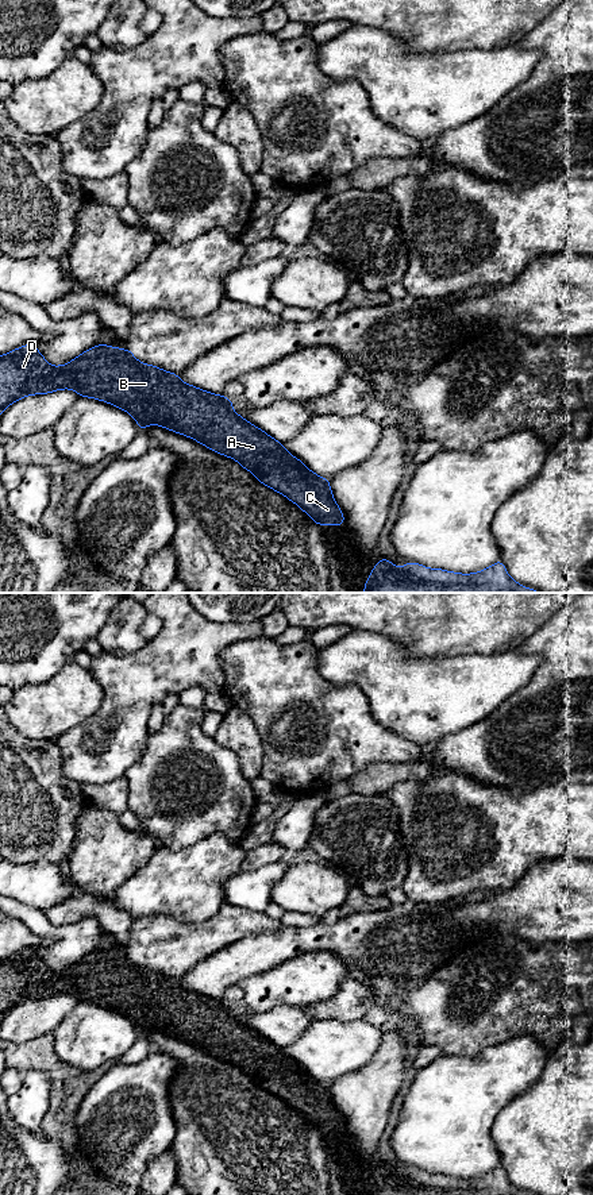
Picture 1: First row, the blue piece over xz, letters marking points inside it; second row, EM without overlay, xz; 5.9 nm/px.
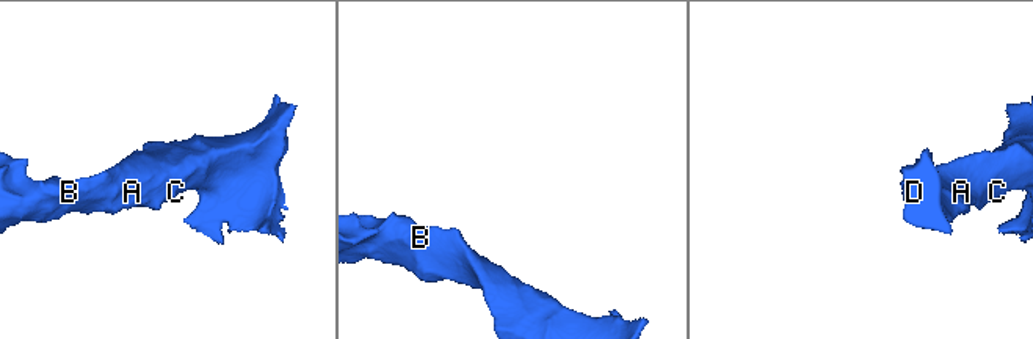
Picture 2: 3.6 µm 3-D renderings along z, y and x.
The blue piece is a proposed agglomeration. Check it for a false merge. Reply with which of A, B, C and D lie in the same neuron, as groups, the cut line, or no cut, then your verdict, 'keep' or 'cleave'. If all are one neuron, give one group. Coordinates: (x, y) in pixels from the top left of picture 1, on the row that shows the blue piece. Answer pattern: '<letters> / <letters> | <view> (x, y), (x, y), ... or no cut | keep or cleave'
A B C D | no cut | keep

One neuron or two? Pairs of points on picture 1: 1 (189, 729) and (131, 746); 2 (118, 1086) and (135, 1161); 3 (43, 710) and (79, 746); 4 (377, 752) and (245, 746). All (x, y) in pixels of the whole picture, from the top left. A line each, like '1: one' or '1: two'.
1: two
2: one
3: two
4: two

